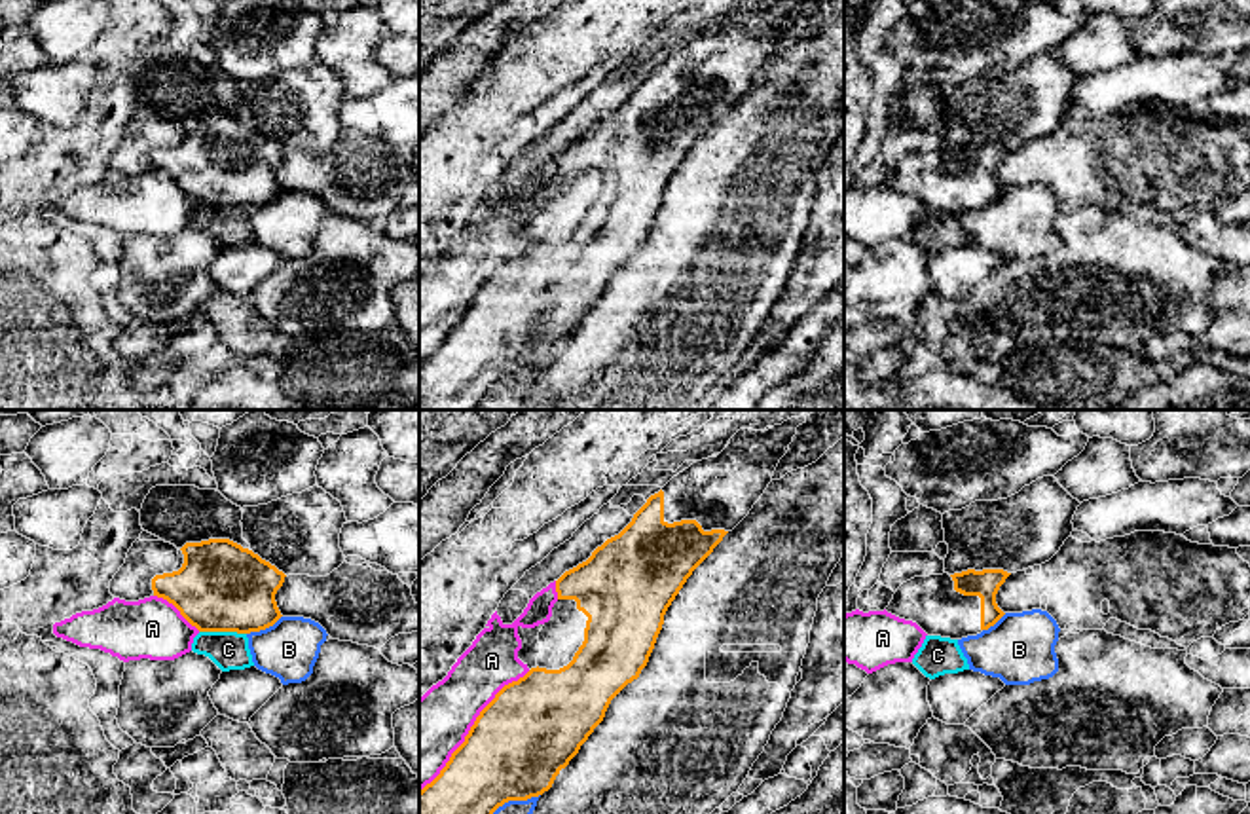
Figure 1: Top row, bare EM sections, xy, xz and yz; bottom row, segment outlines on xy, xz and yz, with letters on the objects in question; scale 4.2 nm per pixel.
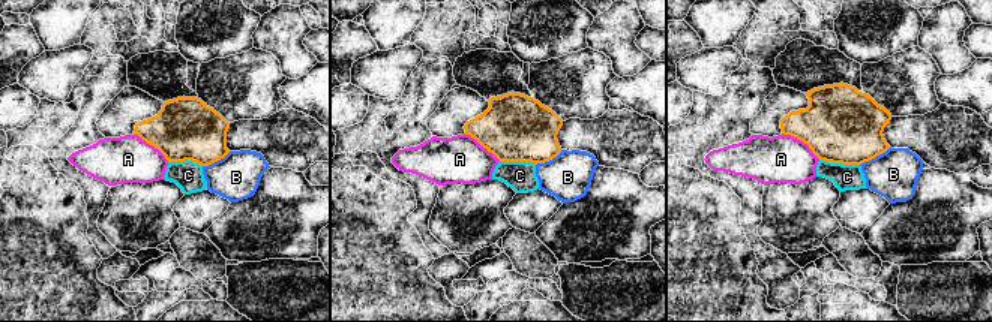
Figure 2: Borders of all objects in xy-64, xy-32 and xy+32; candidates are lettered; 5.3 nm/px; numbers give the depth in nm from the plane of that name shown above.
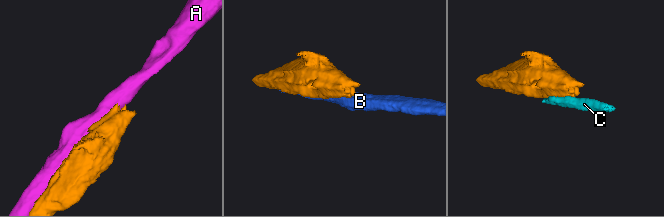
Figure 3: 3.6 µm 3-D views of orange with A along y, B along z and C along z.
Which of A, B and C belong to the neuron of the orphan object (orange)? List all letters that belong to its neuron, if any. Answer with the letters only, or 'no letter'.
no letter

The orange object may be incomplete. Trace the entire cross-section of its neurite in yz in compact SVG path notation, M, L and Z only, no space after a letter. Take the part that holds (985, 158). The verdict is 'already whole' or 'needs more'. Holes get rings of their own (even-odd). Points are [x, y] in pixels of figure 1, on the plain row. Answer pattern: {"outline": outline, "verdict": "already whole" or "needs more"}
{"outline": "M967 144L914 152L897 163L886 186L916 197L928 211L977 211L1005 190L996 169L1009 150L1003 144Z", "verdict": "needs more"}

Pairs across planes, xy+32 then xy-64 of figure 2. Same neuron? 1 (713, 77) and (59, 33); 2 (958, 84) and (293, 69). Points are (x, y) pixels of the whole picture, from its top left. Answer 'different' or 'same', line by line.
1: different
2: different

